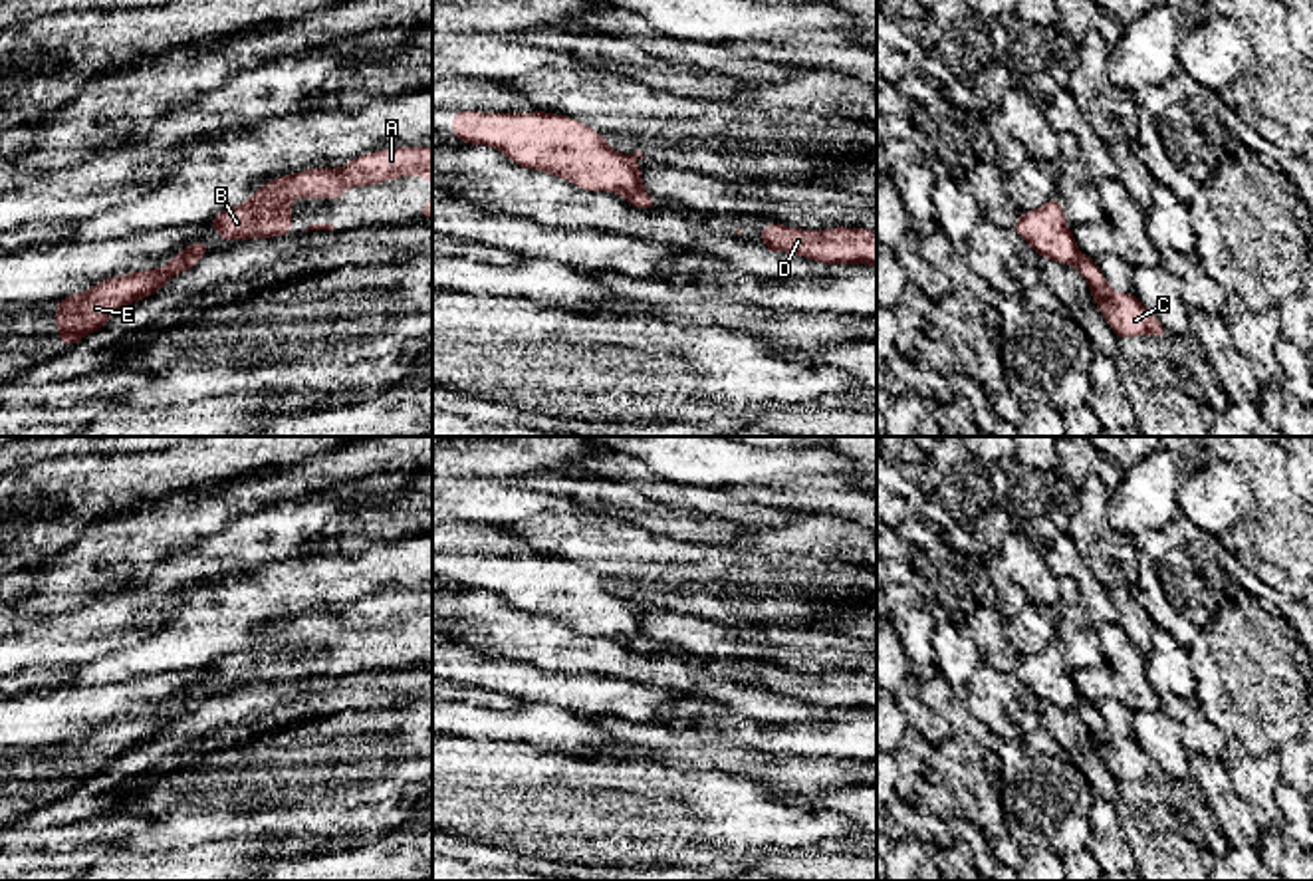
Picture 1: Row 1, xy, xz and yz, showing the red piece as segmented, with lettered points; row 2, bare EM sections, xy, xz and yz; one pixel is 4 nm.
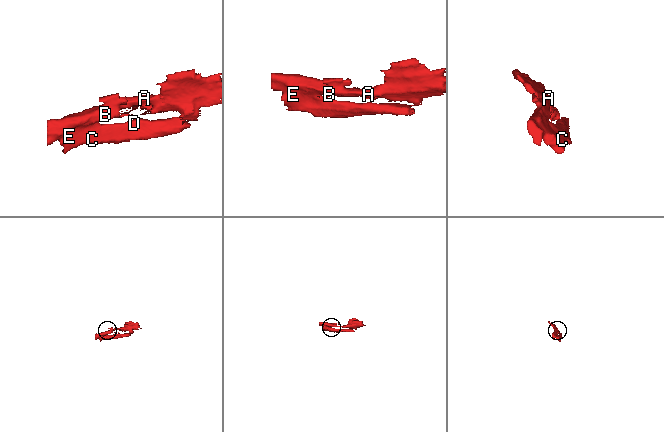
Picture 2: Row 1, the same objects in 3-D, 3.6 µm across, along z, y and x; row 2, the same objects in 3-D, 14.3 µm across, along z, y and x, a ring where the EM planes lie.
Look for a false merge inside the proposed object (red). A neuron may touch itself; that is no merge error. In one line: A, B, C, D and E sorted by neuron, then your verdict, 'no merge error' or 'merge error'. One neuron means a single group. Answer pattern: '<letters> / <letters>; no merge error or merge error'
A B / C D E; merge error

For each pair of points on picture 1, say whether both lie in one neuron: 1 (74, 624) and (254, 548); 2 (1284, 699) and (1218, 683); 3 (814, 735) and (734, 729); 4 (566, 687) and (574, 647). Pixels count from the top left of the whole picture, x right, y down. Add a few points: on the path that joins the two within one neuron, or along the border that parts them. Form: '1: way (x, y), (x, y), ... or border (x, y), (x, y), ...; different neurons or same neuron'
1: way (119, 612), (177, 570), (209, 558); same neuron
2: way (1270, 715), (1254, 715), (1234, 695); same neuron
3: way (794, 737), (754, 735); same neuron
4: border (524, 661), (548, 671), (590, 671), (615, 677); different neurons

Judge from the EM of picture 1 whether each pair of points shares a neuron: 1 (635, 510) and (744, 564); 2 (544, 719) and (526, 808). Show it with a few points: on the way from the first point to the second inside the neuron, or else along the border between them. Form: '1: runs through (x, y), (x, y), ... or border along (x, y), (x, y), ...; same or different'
1: border along (647, 530), (693, 544); different
2: border along (492, 739), (516, 739), (540, 749), (584, 755); different

